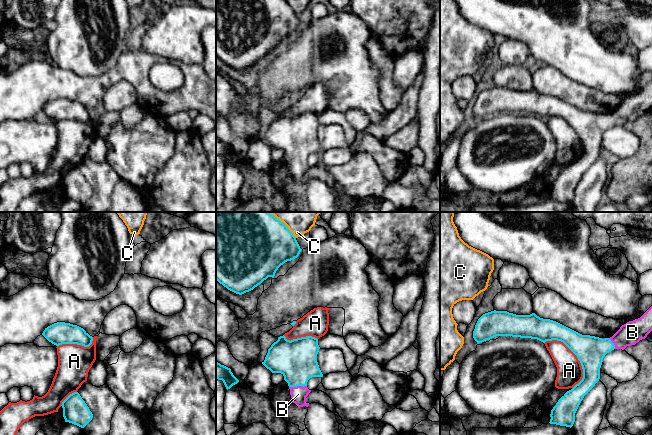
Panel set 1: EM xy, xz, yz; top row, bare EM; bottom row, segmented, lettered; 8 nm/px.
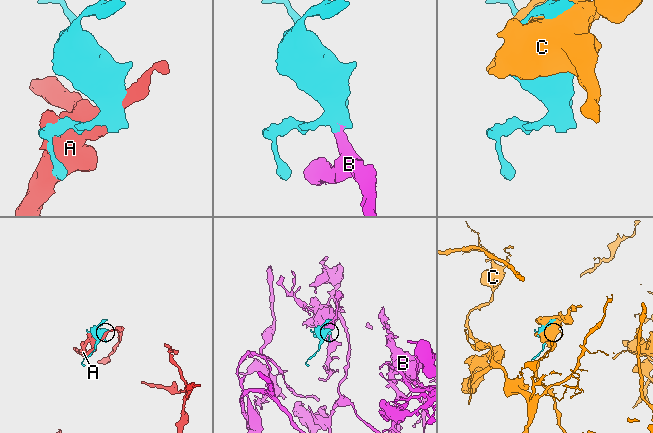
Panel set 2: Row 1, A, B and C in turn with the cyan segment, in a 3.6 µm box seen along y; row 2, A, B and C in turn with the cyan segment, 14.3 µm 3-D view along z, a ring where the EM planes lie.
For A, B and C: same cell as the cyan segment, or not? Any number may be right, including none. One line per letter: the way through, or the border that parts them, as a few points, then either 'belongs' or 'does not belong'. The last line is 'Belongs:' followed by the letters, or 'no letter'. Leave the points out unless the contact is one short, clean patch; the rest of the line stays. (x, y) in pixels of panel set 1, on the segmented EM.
A: does not belong
B: way xz (297, 359), (297, 385), (298, 394); belongs
C: does not belong
Belongs: B

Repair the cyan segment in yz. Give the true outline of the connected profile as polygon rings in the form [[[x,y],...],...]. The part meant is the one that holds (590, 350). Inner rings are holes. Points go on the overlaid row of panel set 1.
[[[652,306],[638,319],[629,321],[610,338],[599,338],[582,335],[556,321],[543,319],[535,313],[530,315],[516,315],[507,311],[491,311],[483,314],[477,321],[473,331],[473,338],[477,344],[490,340],[496,336],[512,336],[537,339],[543,343],[557,340],[563,342],[578,358],[583,369],[583,378],[571,390],[567,391],[551,410],[550,424],[572,427],[575,422],[575,413],[584,396],[595,386],[600,379],[600,368],[603,358],[614,349],[624,350],[627,346],[635,345],[645,339],[652,331]]]

